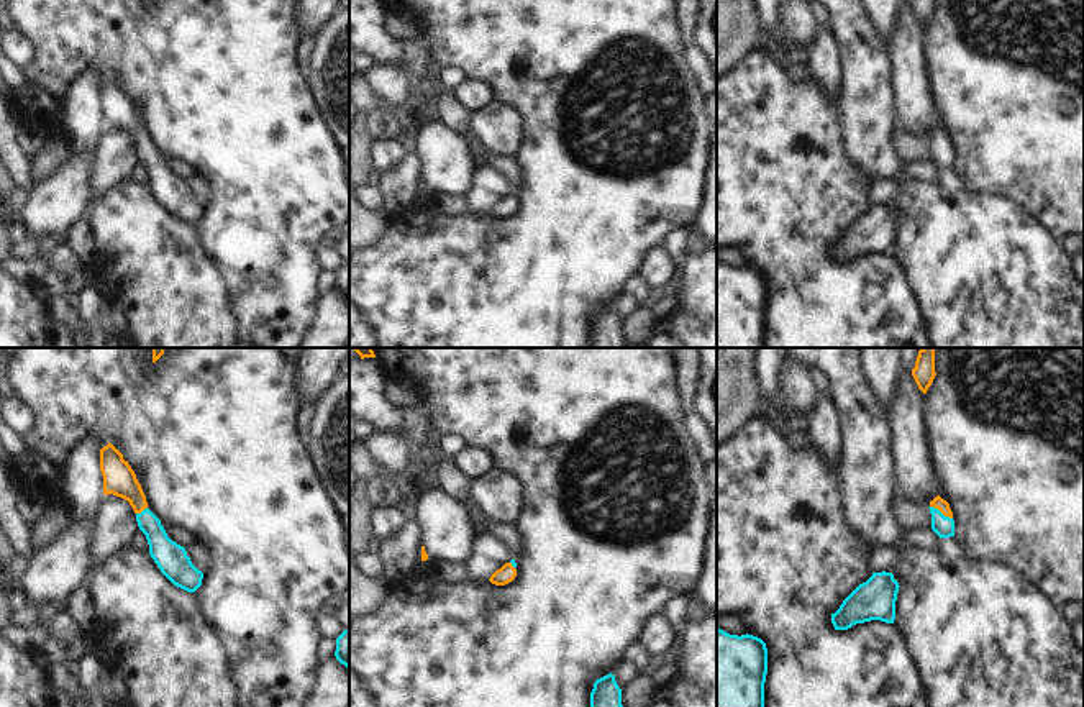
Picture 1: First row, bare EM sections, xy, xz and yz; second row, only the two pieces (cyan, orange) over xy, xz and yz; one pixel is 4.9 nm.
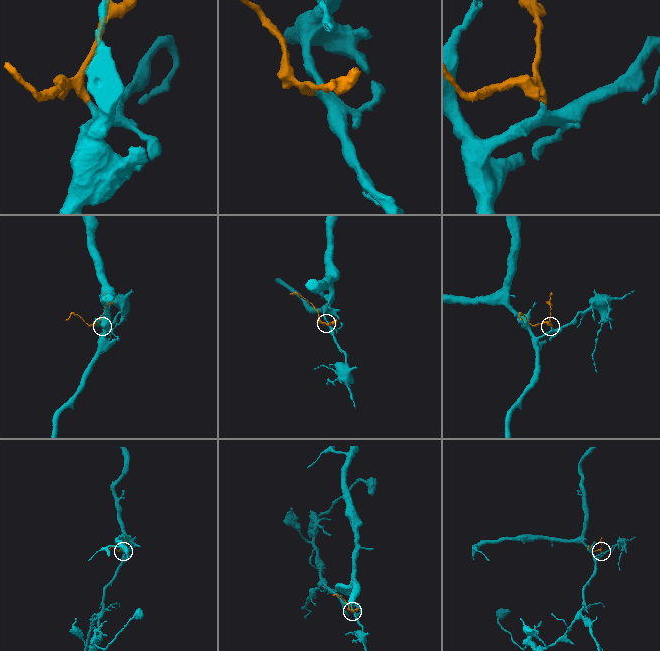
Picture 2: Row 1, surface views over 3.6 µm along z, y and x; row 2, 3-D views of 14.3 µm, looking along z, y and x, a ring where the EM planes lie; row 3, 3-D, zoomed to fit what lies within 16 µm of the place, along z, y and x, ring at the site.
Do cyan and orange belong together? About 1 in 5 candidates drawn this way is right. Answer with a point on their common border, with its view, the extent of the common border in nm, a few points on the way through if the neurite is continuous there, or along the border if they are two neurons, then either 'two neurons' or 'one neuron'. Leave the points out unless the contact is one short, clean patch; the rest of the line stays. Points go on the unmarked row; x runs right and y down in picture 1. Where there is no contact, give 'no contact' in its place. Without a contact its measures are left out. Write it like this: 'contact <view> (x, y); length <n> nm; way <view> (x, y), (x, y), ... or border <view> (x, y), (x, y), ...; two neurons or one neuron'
contact yz (940, 145); length 130 nm; way yz (943, 159), (940, 145), (937, 135); one neuron

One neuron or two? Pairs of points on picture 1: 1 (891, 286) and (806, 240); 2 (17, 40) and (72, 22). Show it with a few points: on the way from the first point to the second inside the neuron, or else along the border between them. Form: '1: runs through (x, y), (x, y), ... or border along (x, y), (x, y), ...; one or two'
1: runs through (868, 286), (847, 286), (824, 263); one
2: border along (17, 27), (38, 51), (38, 59), (25, 71); two

